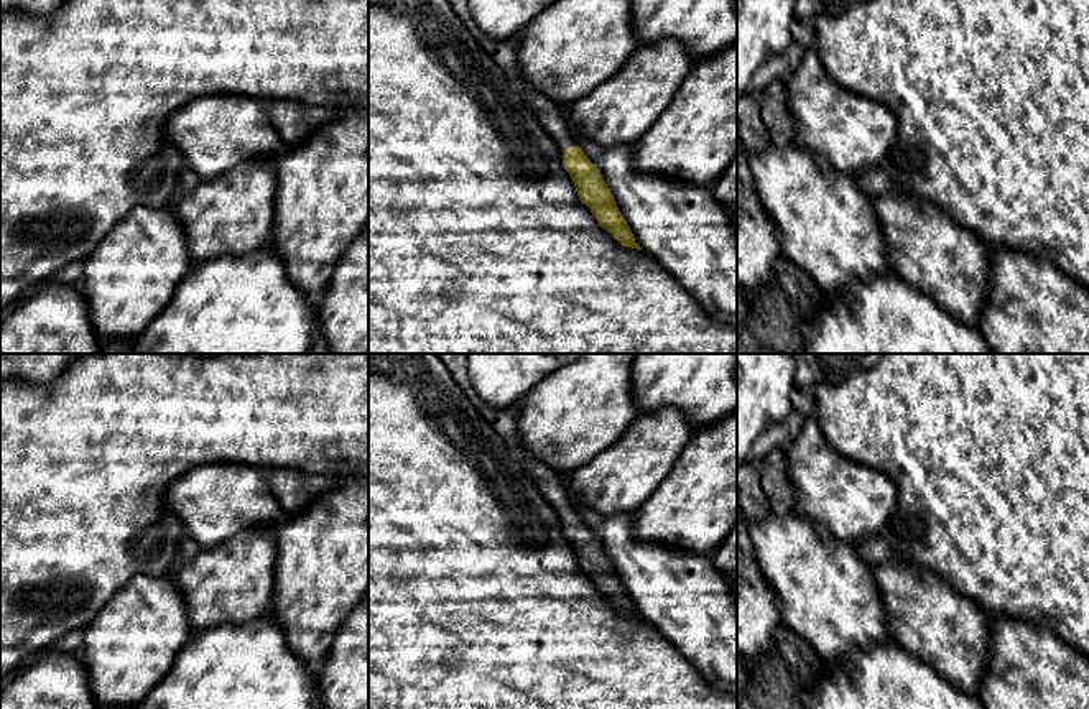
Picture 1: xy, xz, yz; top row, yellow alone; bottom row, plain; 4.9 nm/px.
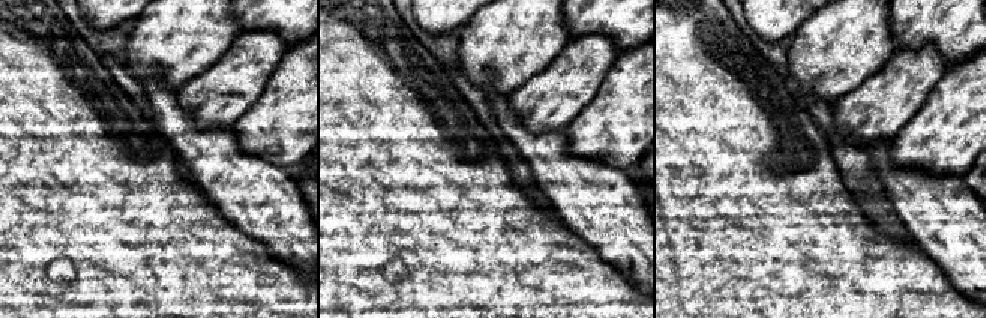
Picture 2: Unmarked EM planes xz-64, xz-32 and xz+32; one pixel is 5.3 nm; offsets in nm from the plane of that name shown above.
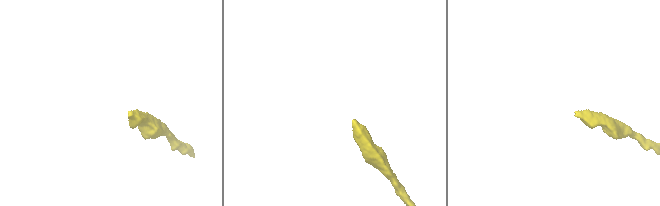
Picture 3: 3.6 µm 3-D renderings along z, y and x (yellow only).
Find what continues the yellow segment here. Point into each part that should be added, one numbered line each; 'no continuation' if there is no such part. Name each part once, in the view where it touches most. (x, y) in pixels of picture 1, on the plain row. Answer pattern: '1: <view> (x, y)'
1: xz (550, 482)

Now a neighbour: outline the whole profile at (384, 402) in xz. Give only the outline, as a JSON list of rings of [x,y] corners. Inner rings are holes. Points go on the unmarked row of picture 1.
[[[368,354],[368,709],[737,709],[737,694],[707,683],[670,640],[643,619],[623,615],[581,571],[563,523],[523,467],[515,444],[482,418],[436,354]]]

